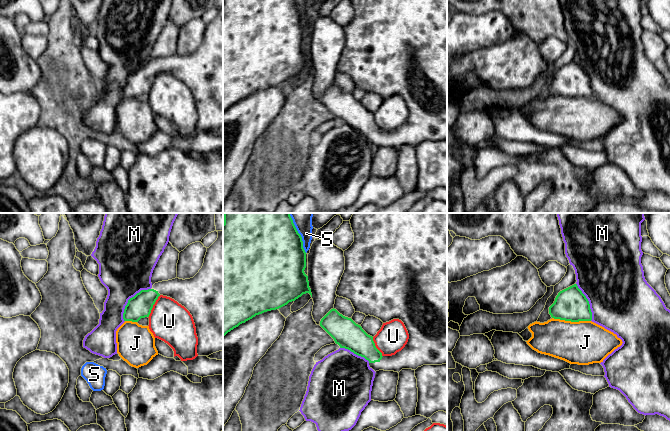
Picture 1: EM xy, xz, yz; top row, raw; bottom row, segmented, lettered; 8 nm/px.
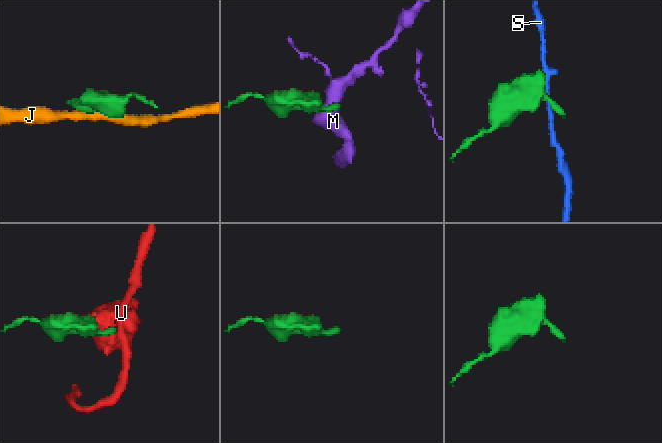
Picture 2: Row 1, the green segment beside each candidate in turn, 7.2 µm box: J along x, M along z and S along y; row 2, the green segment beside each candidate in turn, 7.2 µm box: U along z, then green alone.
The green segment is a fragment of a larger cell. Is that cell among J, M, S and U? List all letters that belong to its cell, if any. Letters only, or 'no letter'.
no letter

